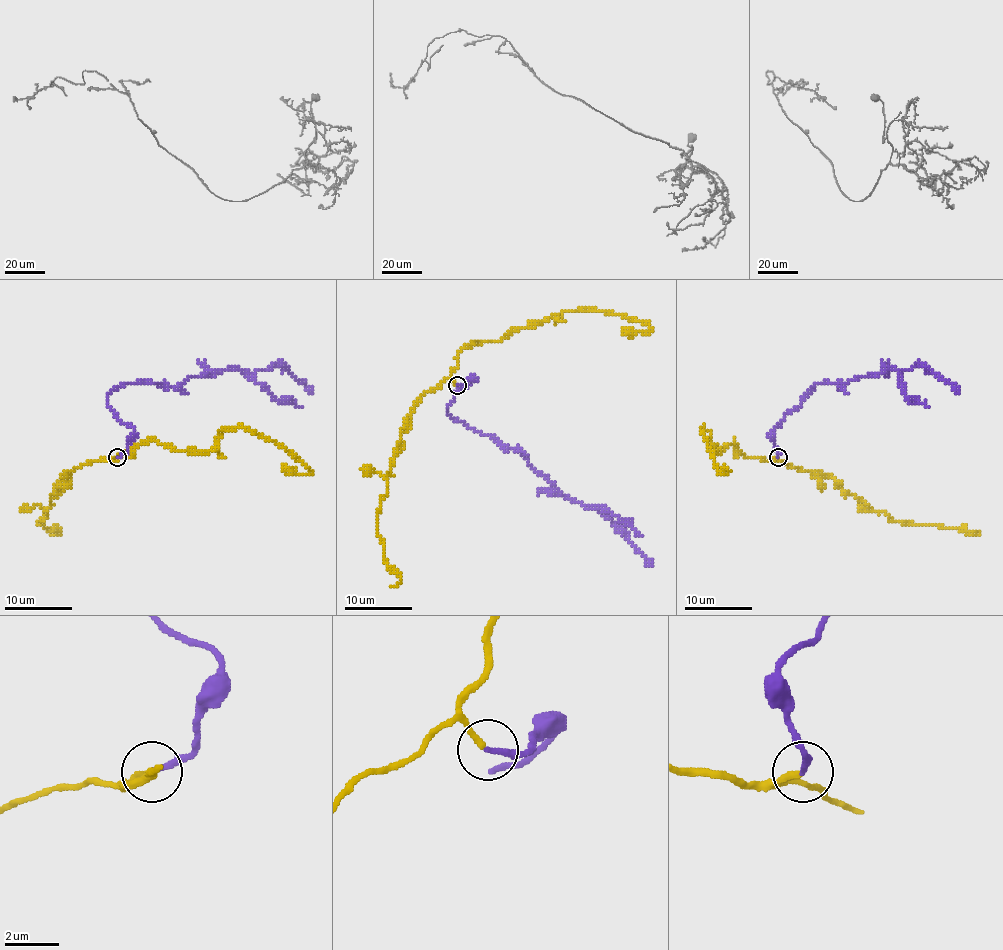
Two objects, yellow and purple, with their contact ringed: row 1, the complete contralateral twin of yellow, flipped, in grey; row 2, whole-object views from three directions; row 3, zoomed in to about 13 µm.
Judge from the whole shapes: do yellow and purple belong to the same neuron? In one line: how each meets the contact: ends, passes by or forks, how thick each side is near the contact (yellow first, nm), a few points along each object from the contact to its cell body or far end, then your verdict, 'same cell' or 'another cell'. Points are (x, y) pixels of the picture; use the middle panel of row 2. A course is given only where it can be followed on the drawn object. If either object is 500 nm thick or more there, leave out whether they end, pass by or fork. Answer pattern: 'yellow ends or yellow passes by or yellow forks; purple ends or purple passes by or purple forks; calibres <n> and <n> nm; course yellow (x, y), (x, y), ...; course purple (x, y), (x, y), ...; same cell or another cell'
yellow ends; purple ends; calibres 240 and 220 nm; course yellow (457, 384), (450, 372), (465, 347), (495, 342), (569, 310), (619, 313), (650, 327), (648, 332), (621, 330); course purple (457, 385), (473, 379), (453, 395), (446, 412), (515, 448), (562, 495), (606, 516), (651, 563); same cell

